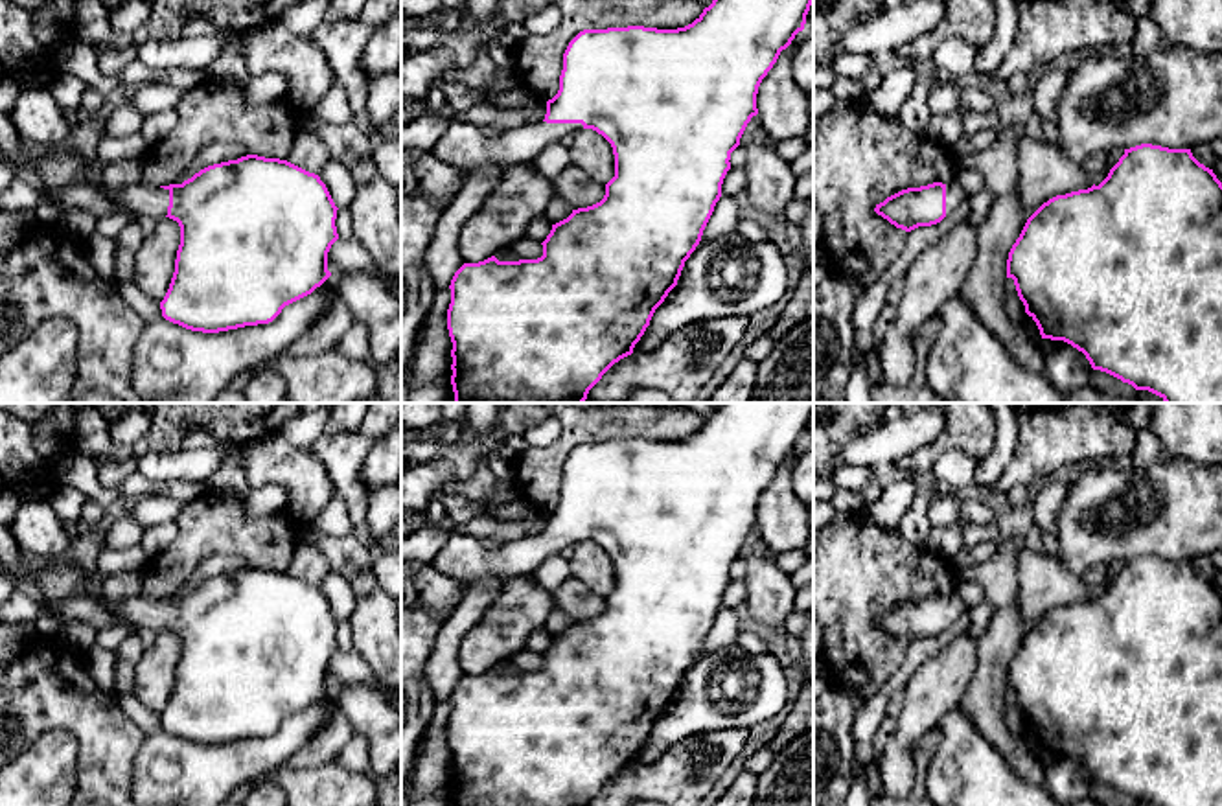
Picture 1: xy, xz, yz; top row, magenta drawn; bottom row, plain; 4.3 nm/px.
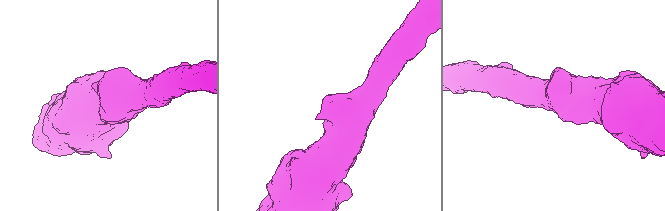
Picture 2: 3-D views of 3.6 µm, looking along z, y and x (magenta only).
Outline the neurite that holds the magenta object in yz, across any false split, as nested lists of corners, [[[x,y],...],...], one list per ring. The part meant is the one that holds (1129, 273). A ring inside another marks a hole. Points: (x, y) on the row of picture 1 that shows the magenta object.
[[[1141,144],[1124,149],[1108,177],[1088,190],[1056,195],[1025,223],[1007,259],[1007,278],[1014,280],[1025,313],[1036,322],[1042,339],[1064,340],[1082,351],[1093,370],[1106,372],[1136,390],[1148,390],[1165,403],[1222,403],[1222,182],[1200,164],[1191,149]]]

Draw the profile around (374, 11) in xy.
[[[366,0],[359,18],[372,26],[383,26],[399,7],[401,0]]]

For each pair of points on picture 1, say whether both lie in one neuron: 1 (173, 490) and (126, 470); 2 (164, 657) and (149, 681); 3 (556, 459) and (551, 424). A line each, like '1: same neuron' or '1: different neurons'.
1: different neurons
2: same neuron
3: different neurons

